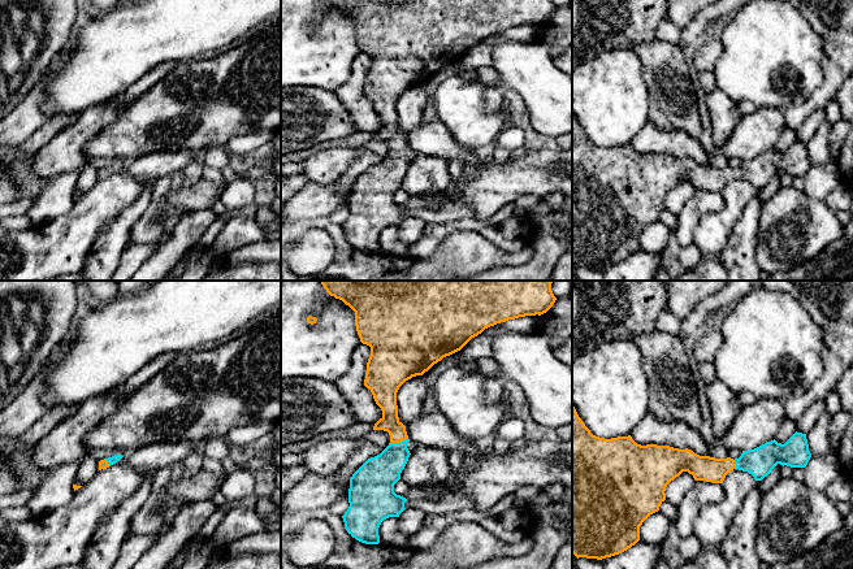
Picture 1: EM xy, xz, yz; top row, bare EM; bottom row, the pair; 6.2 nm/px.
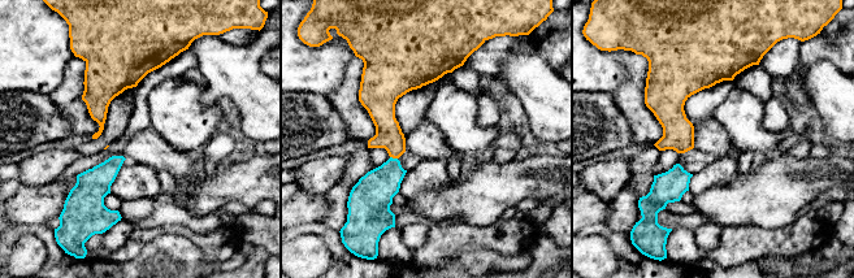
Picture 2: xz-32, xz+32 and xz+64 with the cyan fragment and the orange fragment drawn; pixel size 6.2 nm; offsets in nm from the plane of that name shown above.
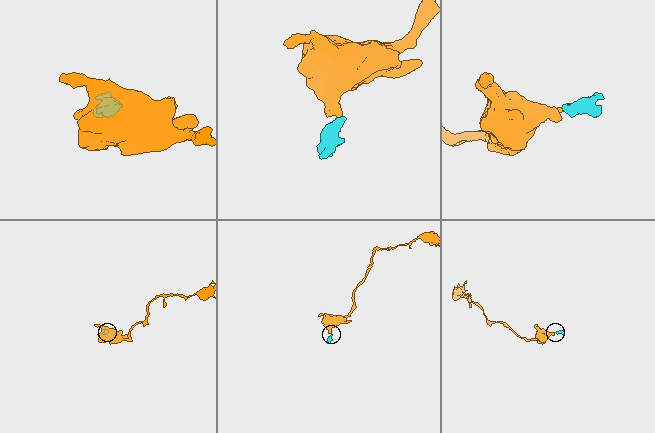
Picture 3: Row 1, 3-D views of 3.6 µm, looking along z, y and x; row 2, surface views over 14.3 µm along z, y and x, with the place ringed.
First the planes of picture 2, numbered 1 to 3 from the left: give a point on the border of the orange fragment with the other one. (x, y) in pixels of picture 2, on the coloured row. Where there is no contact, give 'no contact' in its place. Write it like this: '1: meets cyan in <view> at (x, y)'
1: no contact
2: meets cyan in xz+32 at (394, 159)
3: no contact

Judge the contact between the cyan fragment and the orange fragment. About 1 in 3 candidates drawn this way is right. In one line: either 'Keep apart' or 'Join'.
Join

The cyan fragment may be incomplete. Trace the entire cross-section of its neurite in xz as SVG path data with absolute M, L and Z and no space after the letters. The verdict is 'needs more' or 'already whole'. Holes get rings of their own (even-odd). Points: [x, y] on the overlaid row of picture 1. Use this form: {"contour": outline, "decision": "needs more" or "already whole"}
{"contour": "M320 281L320 282L330 296L342 300L355 312L355 326L360 342L371 347L371 356L367 362L364 386L371 390L376 404L382 411L382 417L374 424L373 430L387 431L390 435L390 443L380 455L368 459L350 478L350 488L348 488L350 507L345 512L342 518L345 522L345 529L352 538L365 544L378 544L380 543L378 527L381 522L389 517L399 517L399 514L406 509L404 503L407 501L406 498L397 495L394 492L394 485L400 479L400 473L404 469L408 457L411 455L407 448L410 439L406 431L406 426L399 421L398 417L397 392L399 387L412 377L423 375L443 357L460 351L472 338L481 334L485 329L501 322L506 322L508 320L515 320L525 316L536 316L536 314L541 316L546 313L553 307L557 297L551 291L553 281Z", "decision": "needs more"}

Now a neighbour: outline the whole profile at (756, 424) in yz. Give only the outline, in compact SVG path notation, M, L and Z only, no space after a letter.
M757 399L750 405L742 405L729 430L716 446L727 449L754 449L775 439L787 418L784 401L778 399Z

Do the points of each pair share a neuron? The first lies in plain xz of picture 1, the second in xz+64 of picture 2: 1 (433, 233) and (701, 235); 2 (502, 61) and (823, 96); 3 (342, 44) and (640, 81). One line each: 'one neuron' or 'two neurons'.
1: two neurons
2: one neuron
3: two neurons

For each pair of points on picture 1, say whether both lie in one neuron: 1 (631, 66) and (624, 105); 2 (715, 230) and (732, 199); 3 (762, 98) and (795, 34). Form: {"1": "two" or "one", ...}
{"1": "one", "2": "one", "3": "one"}

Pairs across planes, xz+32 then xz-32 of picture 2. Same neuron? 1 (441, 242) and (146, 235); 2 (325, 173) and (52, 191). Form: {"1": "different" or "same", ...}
{"1": "same", "2": "different"}

